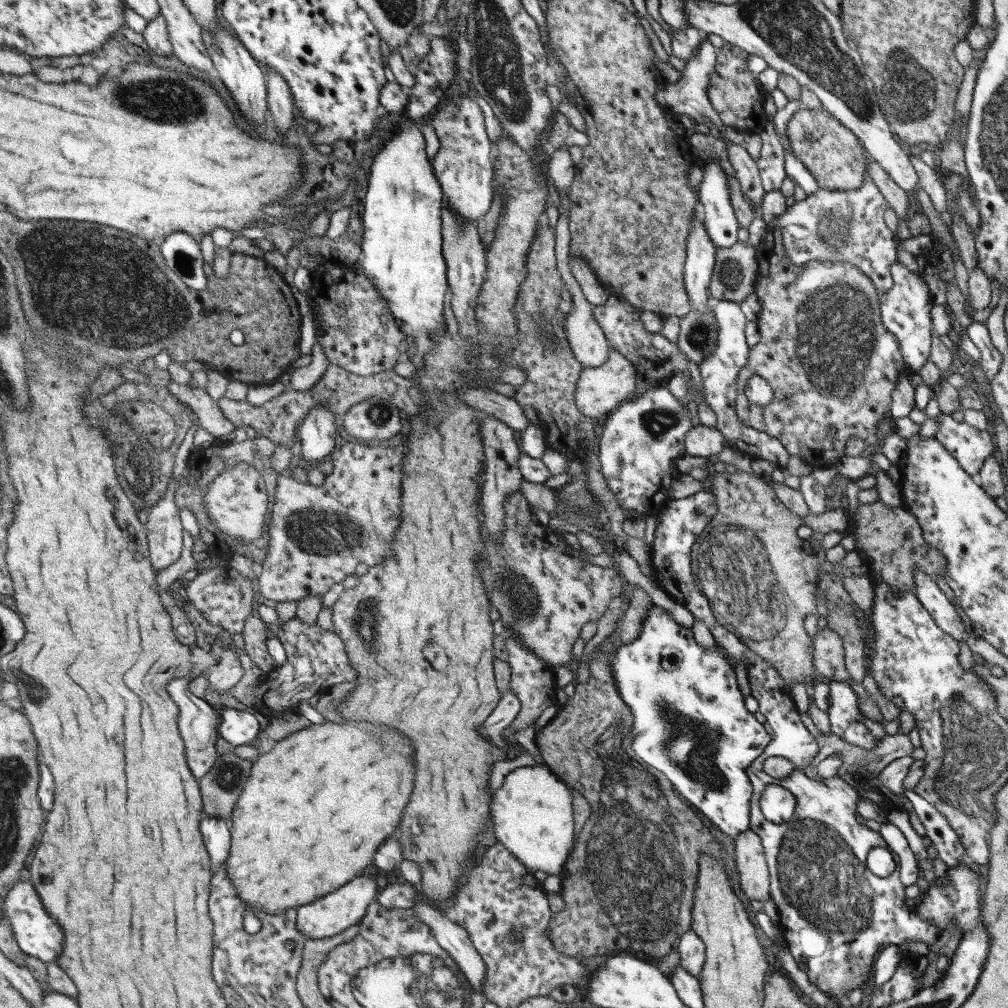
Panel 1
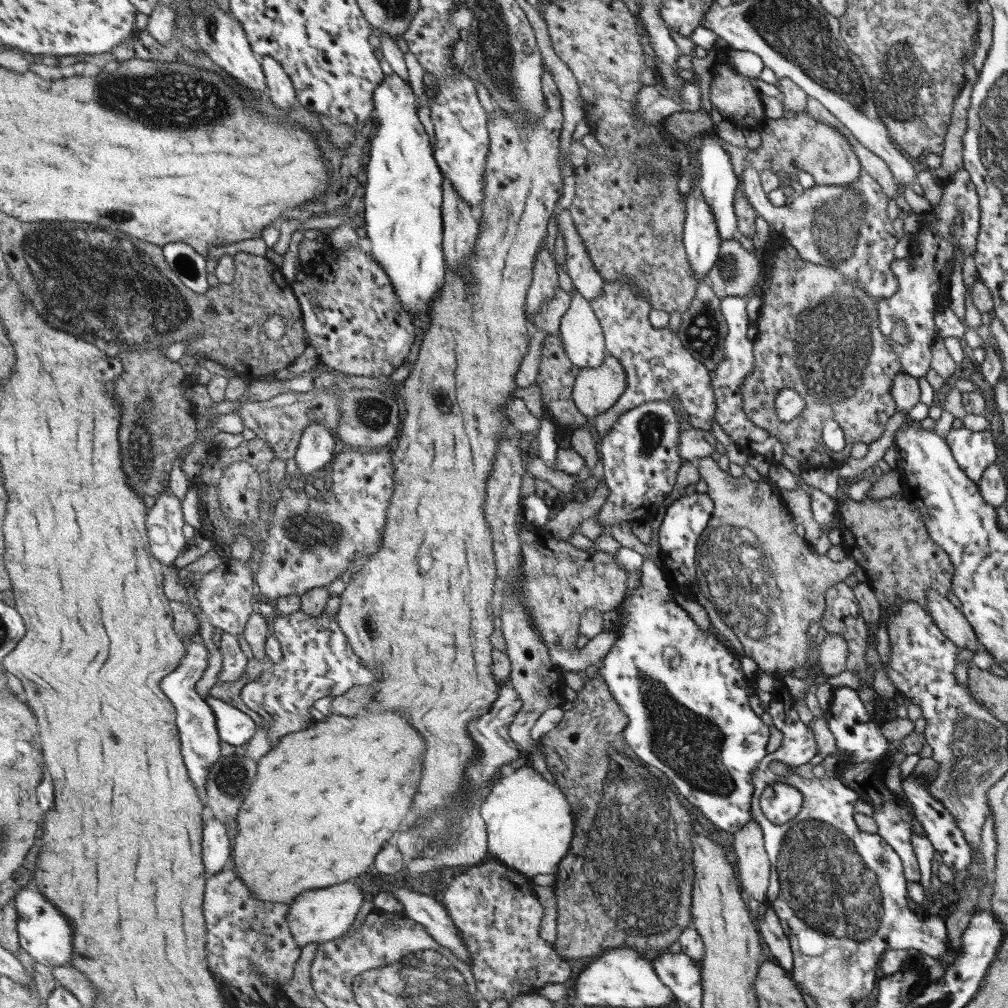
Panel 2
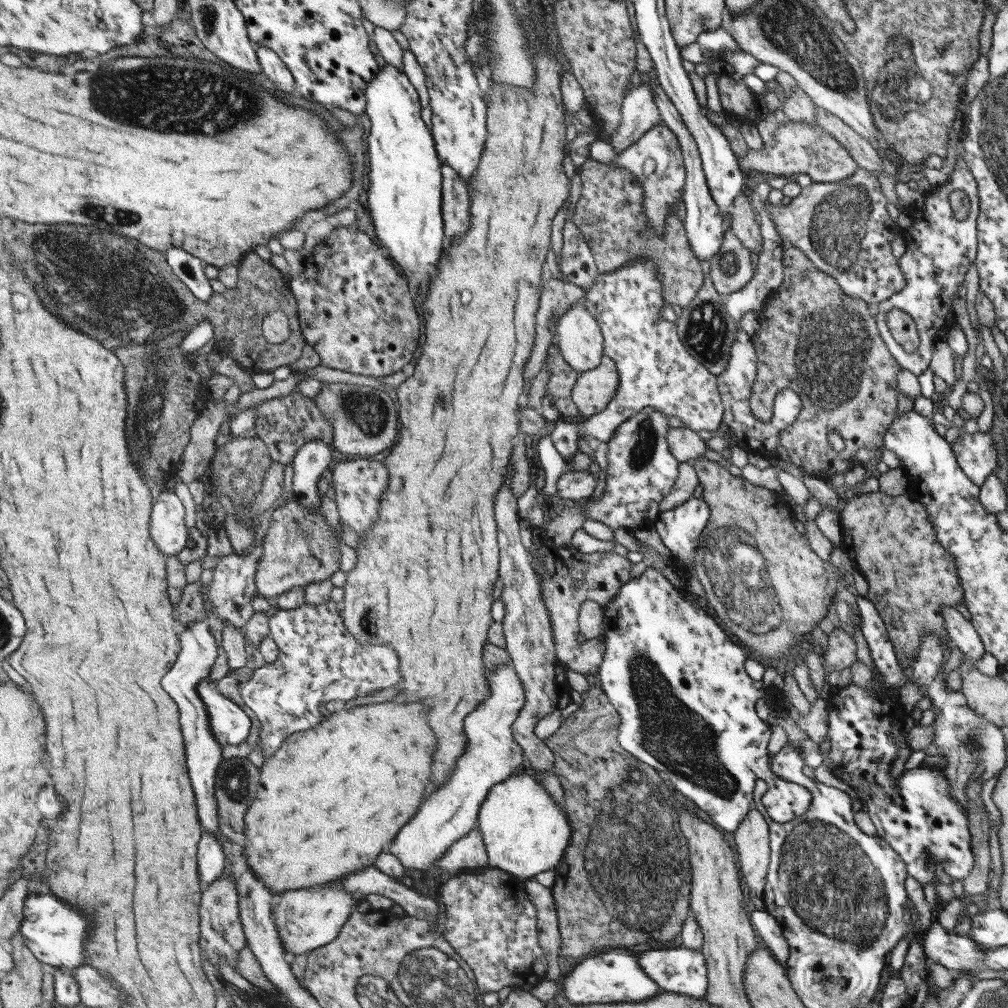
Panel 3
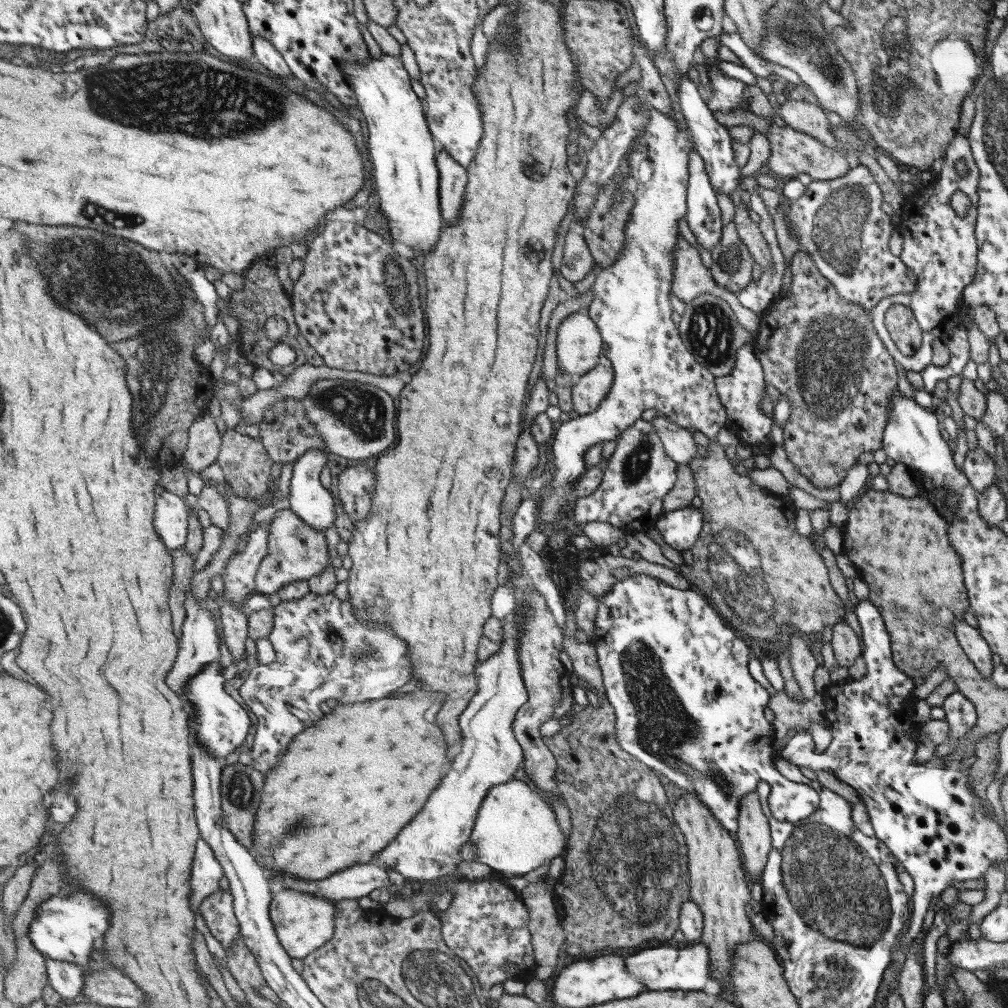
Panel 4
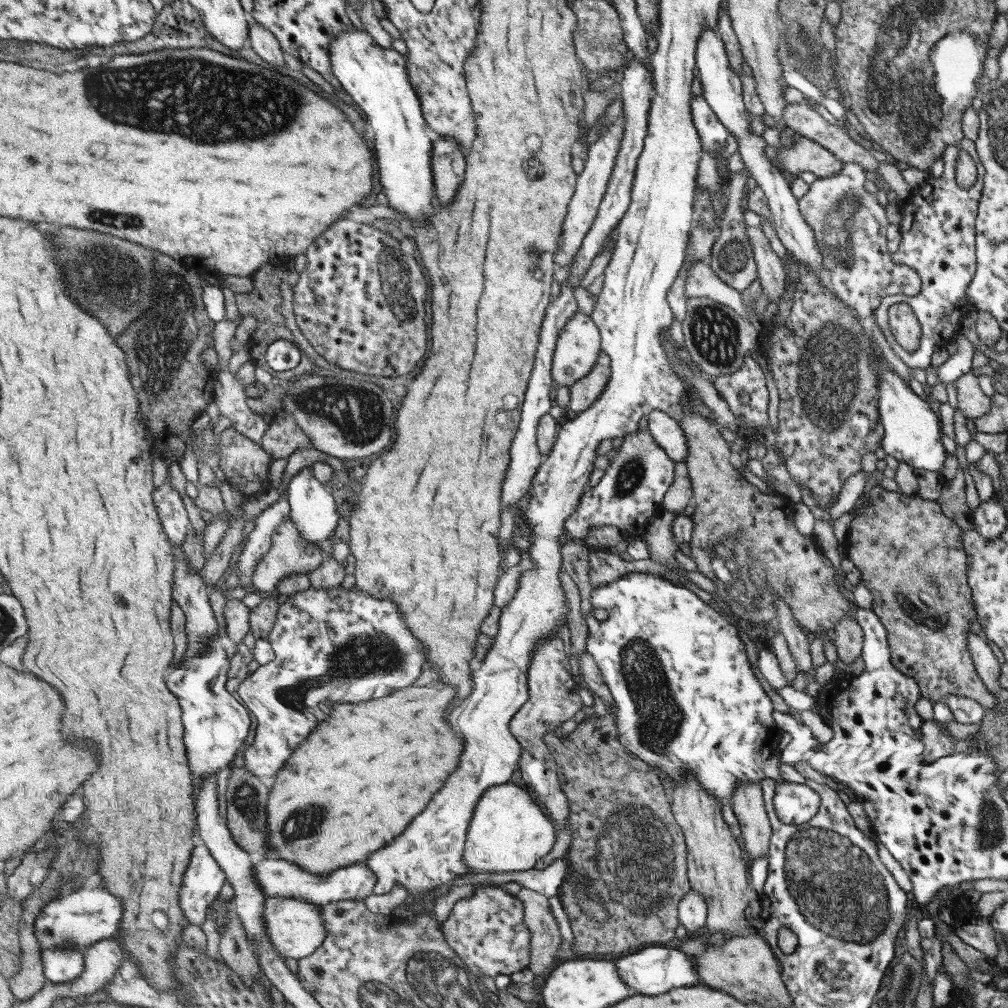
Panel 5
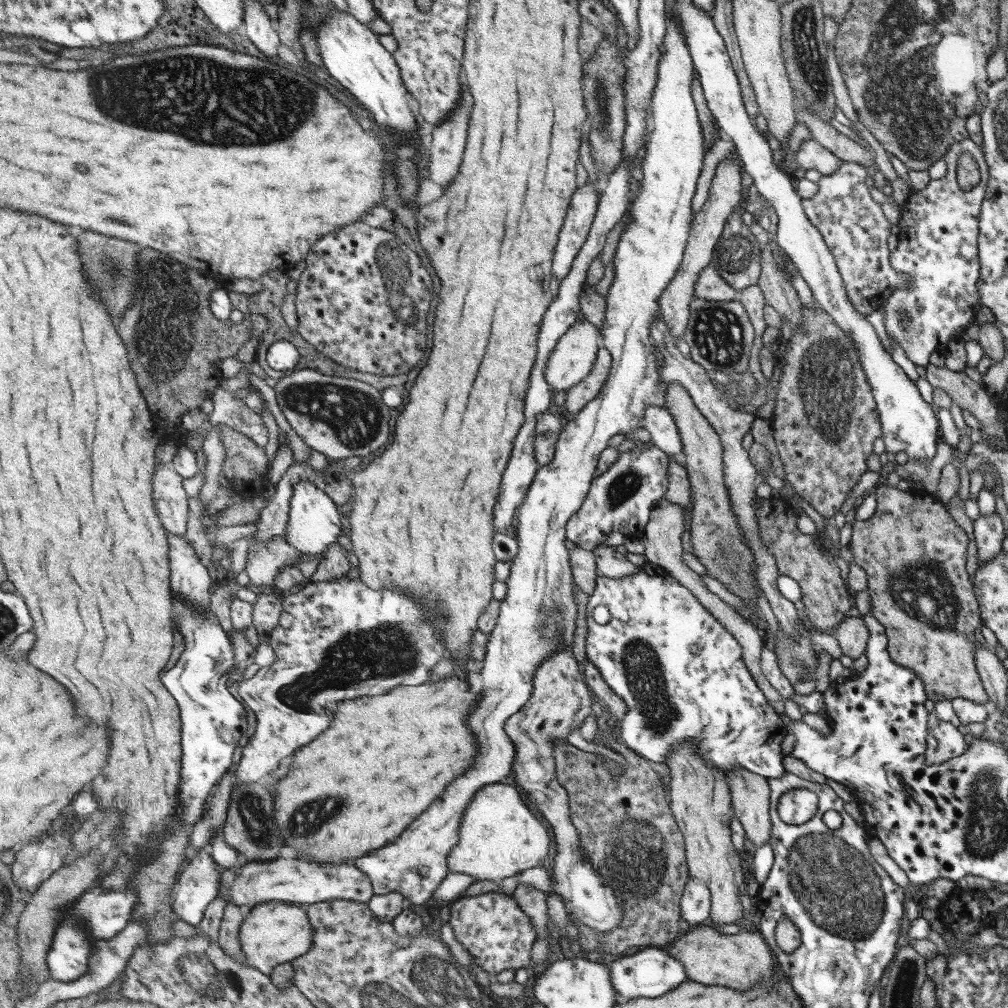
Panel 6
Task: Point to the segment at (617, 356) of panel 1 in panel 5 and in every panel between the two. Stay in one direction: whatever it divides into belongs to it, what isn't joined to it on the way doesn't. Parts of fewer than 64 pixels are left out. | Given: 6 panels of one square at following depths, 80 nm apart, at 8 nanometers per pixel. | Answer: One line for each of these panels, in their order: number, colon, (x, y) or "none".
2: (597, 389)
3: (595, 388)
4: (593, 387)
5: (582, 394)

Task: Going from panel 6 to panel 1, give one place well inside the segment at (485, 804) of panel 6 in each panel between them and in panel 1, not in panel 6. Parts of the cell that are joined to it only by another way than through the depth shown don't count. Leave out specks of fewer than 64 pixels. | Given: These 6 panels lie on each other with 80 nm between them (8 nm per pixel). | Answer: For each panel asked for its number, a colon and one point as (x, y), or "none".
1: (532, 812)
2: (531, 825)
3: (525, 833)
4: (516, 831)
5: (508, 833)

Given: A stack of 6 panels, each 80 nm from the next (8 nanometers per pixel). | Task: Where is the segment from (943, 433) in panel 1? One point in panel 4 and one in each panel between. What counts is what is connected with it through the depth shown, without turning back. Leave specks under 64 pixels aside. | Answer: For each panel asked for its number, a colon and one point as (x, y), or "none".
2: (973, 451)
3: (975, 455)
4: (977, 467)

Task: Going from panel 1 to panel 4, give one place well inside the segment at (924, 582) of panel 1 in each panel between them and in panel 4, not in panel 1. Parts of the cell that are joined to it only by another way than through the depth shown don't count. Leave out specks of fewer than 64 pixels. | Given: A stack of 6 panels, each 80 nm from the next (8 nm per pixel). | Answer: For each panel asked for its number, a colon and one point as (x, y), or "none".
2: (949, 620)
3: (962, 635)
4: (969, 639)

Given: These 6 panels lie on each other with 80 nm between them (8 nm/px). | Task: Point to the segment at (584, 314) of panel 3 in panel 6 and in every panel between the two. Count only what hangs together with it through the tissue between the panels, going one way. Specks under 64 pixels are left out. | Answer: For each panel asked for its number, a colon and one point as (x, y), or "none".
4: (579, 344)
5: (578, 347)
6: (569, 364)

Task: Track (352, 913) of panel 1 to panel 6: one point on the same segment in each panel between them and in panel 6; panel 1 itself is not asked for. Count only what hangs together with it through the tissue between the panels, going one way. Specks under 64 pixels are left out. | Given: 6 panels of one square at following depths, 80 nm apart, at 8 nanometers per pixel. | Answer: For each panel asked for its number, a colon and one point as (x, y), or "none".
2: (321, 916)
3: (307, 919)
4: (304, 922)
5: (296, 929)
6: (275, 932)

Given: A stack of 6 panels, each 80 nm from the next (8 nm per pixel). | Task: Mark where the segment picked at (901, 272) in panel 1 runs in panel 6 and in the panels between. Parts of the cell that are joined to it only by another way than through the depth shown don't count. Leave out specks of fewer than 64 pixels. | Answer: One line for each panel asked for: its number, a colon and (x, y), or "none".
2: (922, 277)
3: (938, 248)
4: (939, 247)
5: (937, 232)
6: (937, 249)

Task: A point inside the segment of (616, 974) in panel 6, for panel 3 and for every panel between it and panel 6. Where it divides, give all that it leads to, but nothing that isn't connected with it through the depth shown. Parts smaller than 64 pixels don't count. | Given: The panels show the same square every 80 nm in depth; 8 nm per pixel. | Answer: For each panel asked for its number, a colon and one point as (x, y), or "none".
3: (679, 970)
4: (674, 967)
5: (651, 971)

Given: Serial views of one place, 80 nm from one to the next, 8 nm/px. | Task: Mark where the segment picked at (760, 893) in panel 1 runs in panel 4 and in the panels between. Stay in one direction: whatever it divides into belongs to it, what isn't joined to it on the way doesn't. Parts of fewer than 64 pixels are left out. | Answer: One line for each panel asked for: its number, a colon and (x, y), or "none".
2: (753, 867)
3: (751, 840)
4: (753, 834)

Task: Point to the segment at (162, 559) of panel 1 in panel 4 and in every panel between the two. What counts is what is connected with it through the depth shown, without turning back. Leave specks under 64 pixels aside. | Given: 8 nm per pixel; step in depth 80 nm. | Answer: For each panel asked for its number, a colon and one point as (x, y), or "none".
2: (165, 519)
3: (168, 527)
4: (171, 514)

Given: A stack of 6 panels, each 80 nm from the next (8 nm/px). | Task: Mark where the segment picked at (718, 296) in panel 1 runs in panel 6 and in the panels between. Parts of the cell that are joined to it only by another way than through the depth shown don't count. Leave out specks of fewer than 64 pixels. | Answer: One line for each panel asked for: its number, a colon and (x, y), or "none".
2: (735, 270)
3: (729, 268)
4: (731, 264)
5: (731, 259)
6: (736, 259)

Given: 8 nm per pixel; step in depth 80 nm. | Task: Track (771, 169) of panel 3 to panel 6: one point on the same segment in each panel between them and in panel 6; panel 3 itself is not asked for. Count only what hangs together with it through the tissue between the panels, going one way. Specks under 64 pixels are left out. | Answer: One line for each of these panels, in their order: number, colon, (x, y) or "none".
4: (791, 152)
5: (803, 155)
6: (809, 155)

